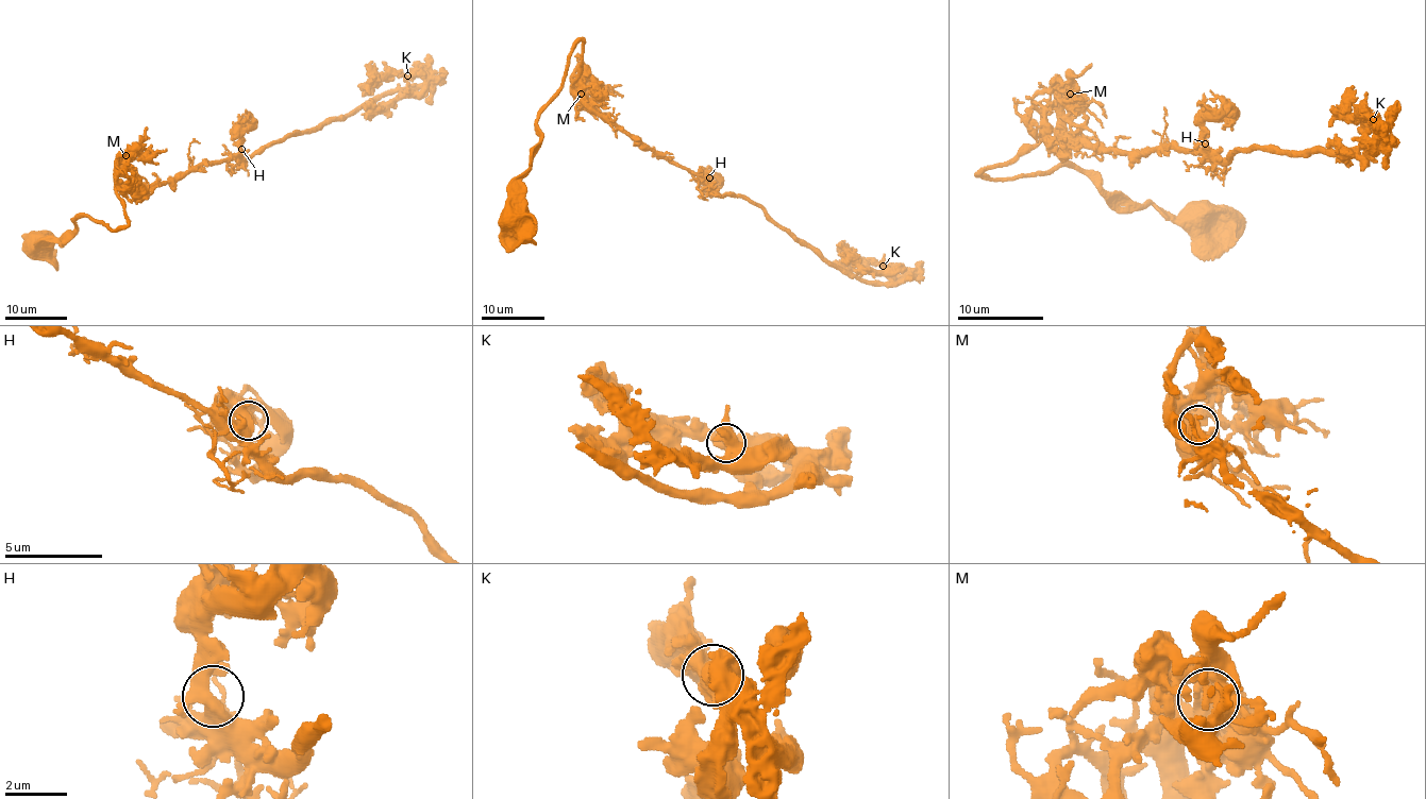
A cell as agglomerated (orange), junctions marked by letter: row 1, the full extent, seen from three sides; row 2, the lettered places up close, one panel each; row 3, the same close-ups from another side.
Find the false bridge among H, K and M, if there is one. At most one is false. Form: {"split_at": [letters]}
{"split_at": []}

